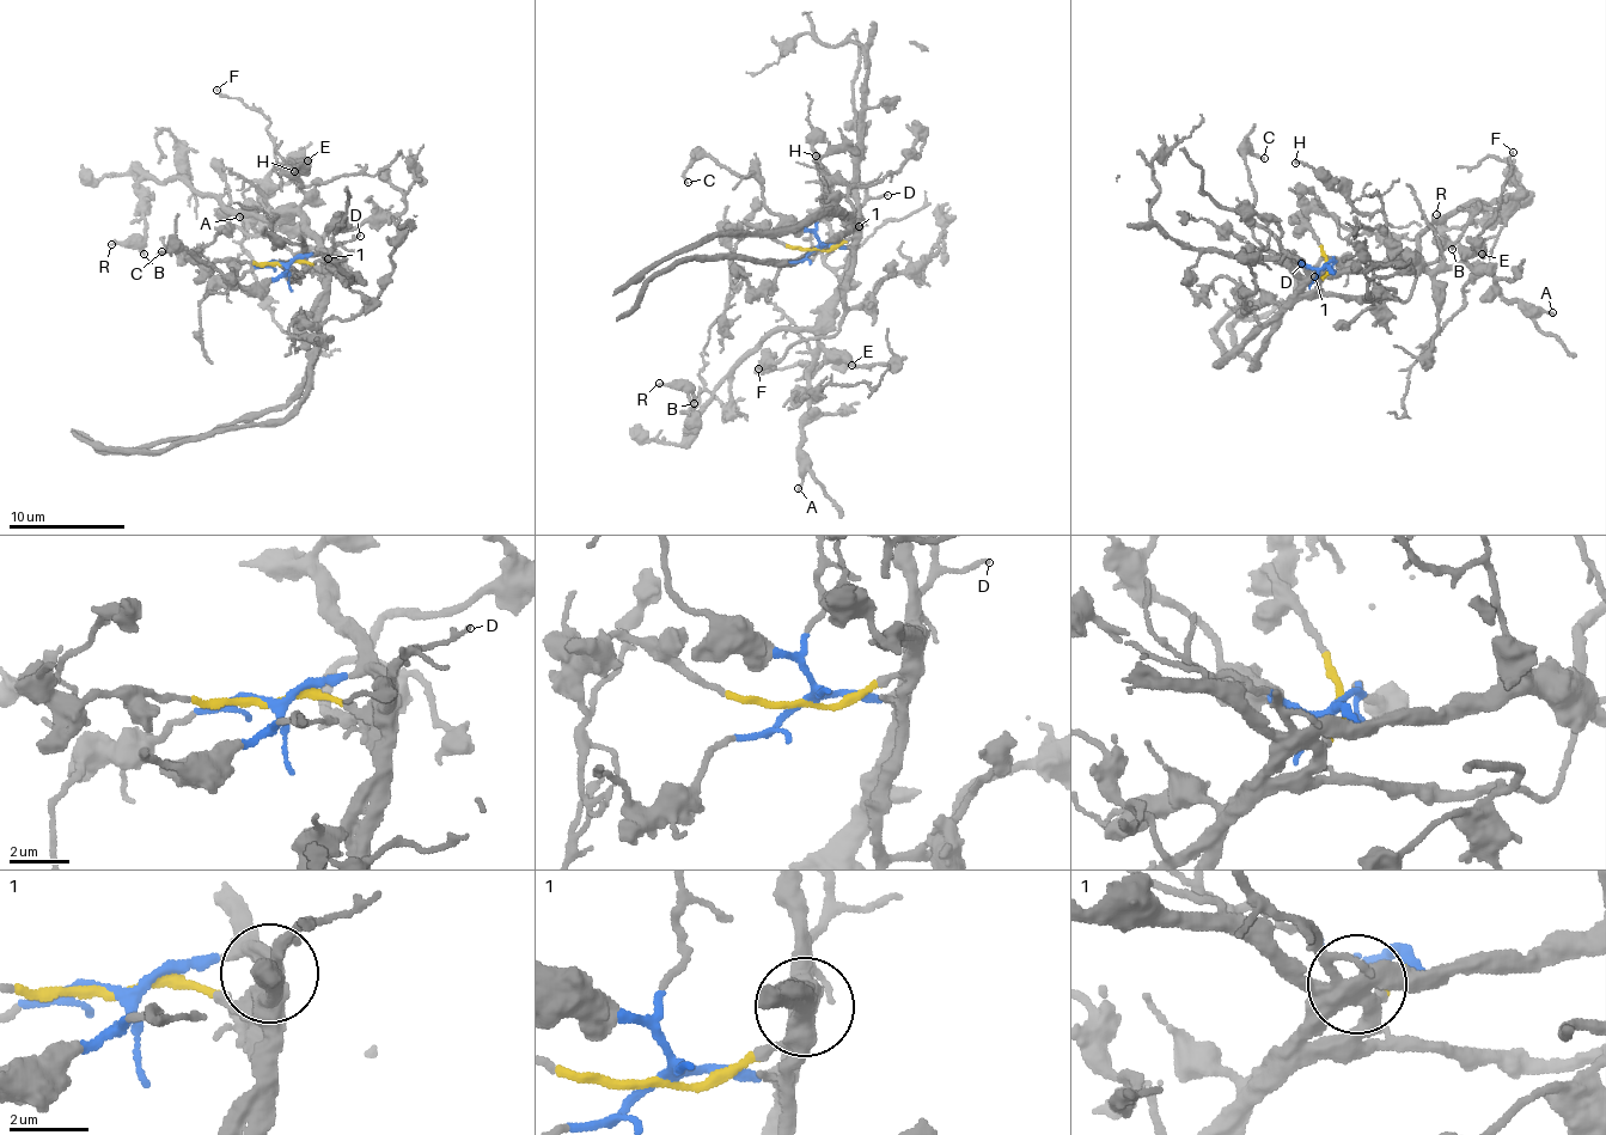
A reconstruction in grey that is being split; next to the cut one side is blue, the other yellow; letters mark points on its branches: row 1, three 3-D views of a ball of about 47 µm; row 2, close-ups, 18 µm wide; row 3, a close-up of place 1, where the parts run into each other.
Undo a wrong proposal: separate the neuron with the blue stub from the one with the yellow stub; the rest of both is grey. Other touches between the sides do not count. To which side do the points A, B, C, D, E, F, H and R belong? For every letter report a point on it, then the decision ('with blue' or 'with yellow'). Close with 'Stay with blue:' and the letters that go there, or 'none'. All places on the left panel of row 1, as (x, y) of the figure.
A: at (239, 217); with blue
B: at (144, 254); with blue
C: at (162, 251); with blue
D: at (360, 236); with blue
E: at (307, 160); with blue
F: at (217, 90); with blue
H: at (294, 171); with blue
R: at (111, 244); with blue
Stay with blue: A, B, C, D, E, F, H, R

